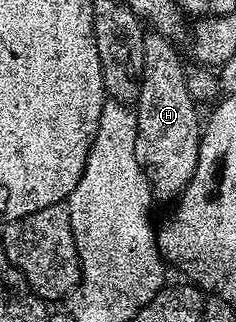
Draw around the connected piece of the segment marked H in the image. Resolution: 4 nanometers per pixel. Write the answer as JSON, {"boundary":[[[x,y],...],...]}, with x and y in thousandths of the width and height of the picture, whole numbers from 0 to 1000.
{"boundary":[[[674,99],[606,102],[614,193],[606,252],[572,363],[581,366],[581,491],[623,537],[661,624],[754,624],[843,512],[852,360],[835,317],[801,292],[797,214],[758,202],[763,152]]]}

